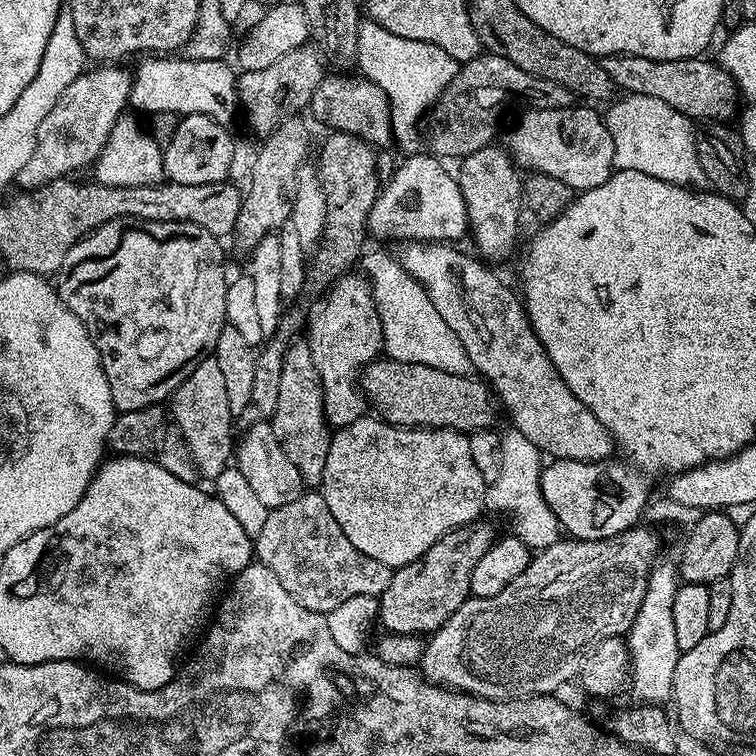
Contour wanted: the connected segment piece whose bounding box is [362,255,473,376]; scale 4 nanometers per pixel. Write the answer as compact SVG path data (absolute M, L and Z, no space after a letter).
M365 255L362 260L362 272L372 285L372 297L382 322L383 351L387 359L421 363L422 366L448 371L454 375L469 375L473 371L472 362L462 342L458 342L454 330L450 330L442 314L434 310L434 302L430 302L428 291L400 265L399 259L367 256Z

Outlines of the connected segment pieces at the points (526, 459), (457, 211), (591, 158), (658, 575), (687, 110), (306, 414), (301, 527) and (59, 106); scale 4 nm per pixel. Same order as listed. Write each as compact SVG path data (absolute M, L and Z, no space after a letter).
M514 426L501 433L501 473L498 481L485 487L484 505L487 511L512 514L511 533L524 545L537 552L556 545L562 538L562 529L557 515L545 504L541 496L540 480L544 469L543 453L521 431Z
M431 154L412 156L389 180L381 187L374 206L368 215L367 231L372 232L382 240L390 236L397 236L400 242L460 242L469 235L468 211L462 198L457 177L452 176L443 168L439 159Z
M580 104L573 105L567 109L527 109L524 115L516 124L516 130L508 136L506 143L509 155L513 161L524 170L533 173L546 173L551 177L562 181L564 172L556 172L556 168L606 168L613 167L614 144L610 132L604 124L603 117L597 114L590 106Z
M653 567L648 575L648 589L642 598L642 606L626 634L630 657L630 685L637 701L663 705L672 694L674 666L680 657L678 641L674 635L674 594L678 587L678 572L675 567Z
M617 52L614 56L603 57L602 63L604 65L604 69L606 70L606 74L610 74L613 85L615 85L615 87L619 89L621 93L627 94L629 96L633 96L634 94L642 94L643 96L649 96L650 98L658 98L660 101L666 102L666 106L670 106L674 110L678 110L693 122L699 122L700 119L704 119L704 122L731 121L731 116L733 115L733 119L733 117L735 117L738 112L738 107L736 108L736 100L738 101L738 89L736 87L736 83L734 82L734 78L729 72L727 72L727 70L725 70L725 68L720 67L719 63L712 61L711 64L710 61L704 59L708 58L693 58L690 60L651 60L650 58L642 58L641 56L635 56L634 54L622 54L621 52Z
M306 342L293 343L286 354L286 362L282 362L278 406L270 423L274 438L278 438L282 450L286 450L286 458L290 458L298 474L302 474L305 485L320 485L322 470L326 470L326 454L330 454L332 432L324 419L324 391Z
M304 492L297 499L286 503L285 506L269 509L262 532L254 540L254 554L259 563L266 565L268 569L273 570L274 574L277 574L278 580L291 597L301 602L302 606L308 610L324 615L342 605L347 599L361 594L380 597L390 584L393 574L393 569L379 562L378 559L363 554L346 538L342 533L342 528L335 521L334 514L326 504L323 493L320 492L314 492L314 494Z
M96 66L85 70L81 76L74 78L70 86L54 102L54 110L42 118L42 126L36 131L34 154L30 162L22 166L15 183L21 189L40 188L52 180L76 174L79 168L95 165L100 151L106 146L110 130L114 130L117 120L125 115L132 95L133 73L124 66Z

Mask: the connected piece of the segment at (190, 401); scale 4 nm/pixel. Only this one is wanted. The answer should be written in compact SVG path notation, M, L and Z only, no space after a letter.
M205 355L203 360L197 362L186 382L182 382L182 386L178 386L178 390L172 393L171 404L170 420L176 423L173 424L175 431L182 434L197 473L203 479L205 476L208 482L215 481L216 476L229 468L234 460L234 439L232 440L234 413L226 399L226 382L215 355Z

